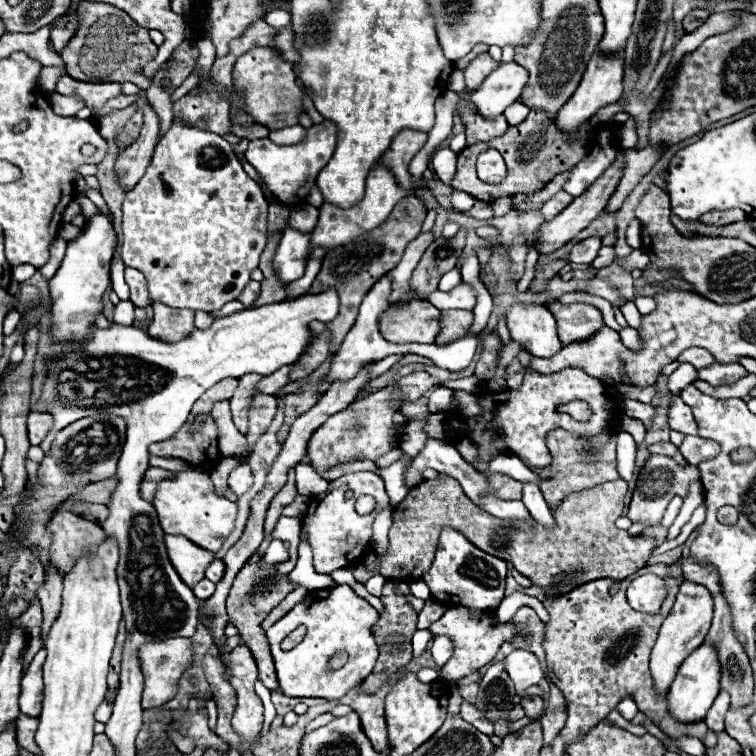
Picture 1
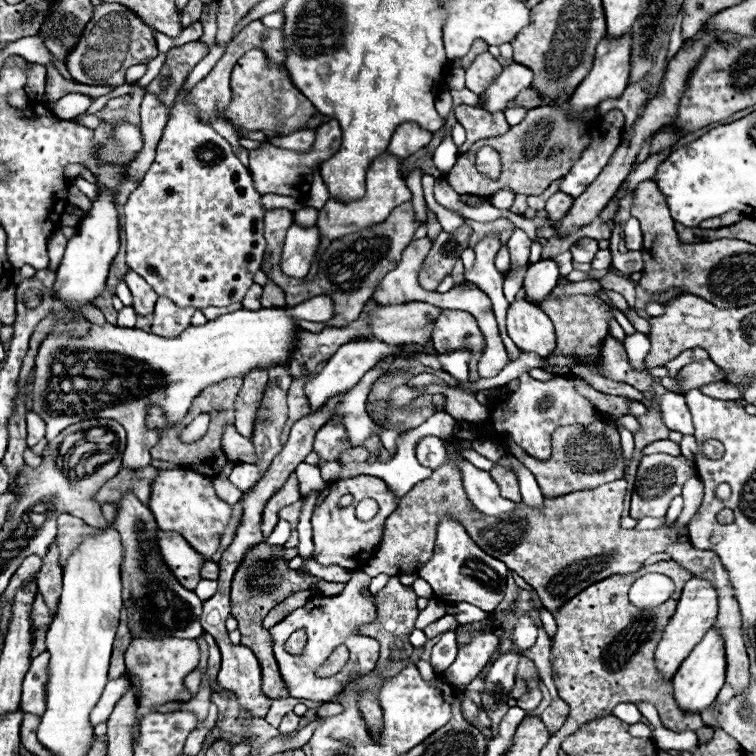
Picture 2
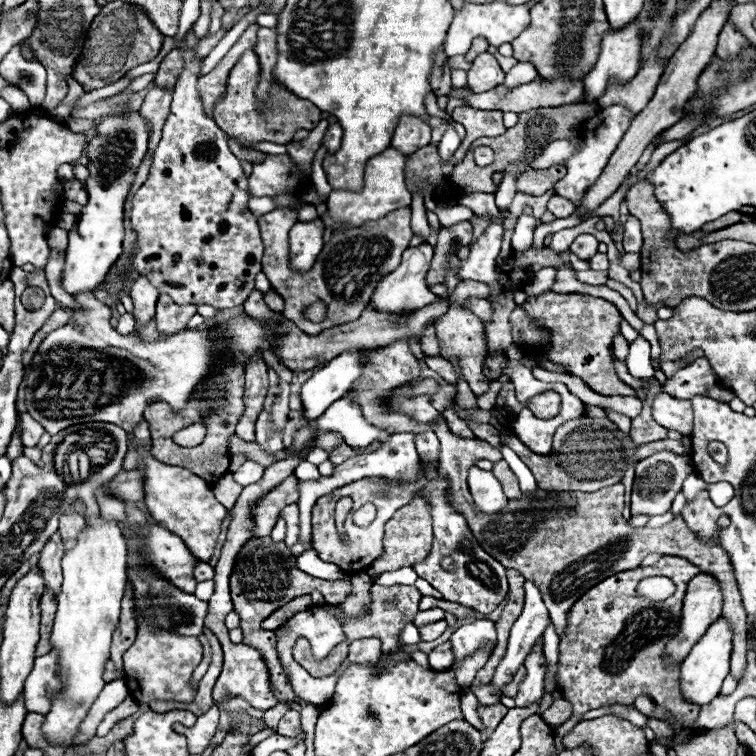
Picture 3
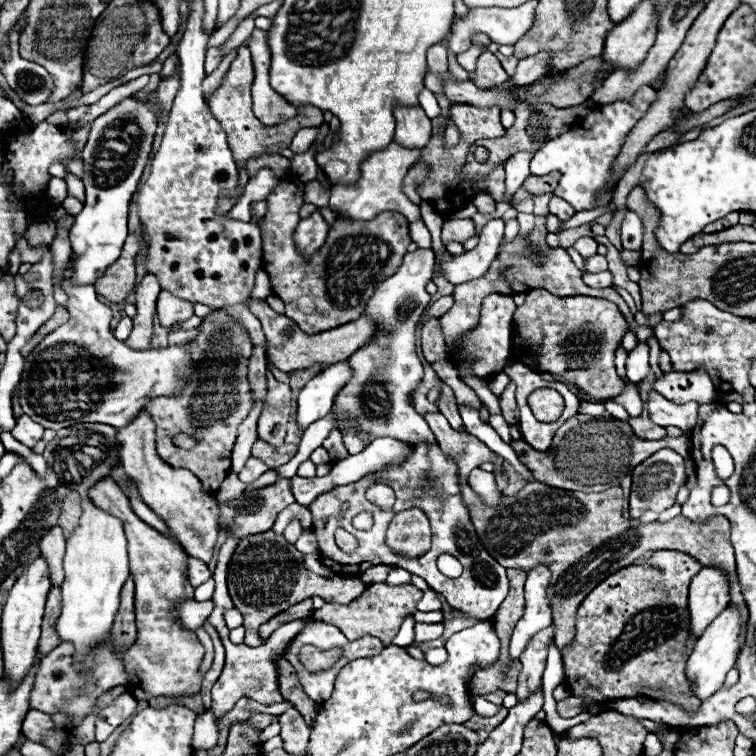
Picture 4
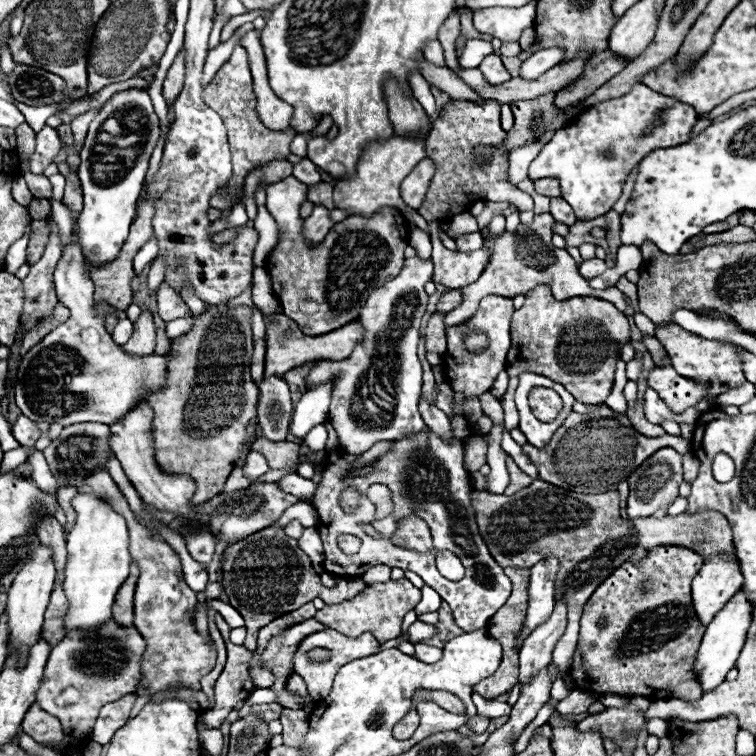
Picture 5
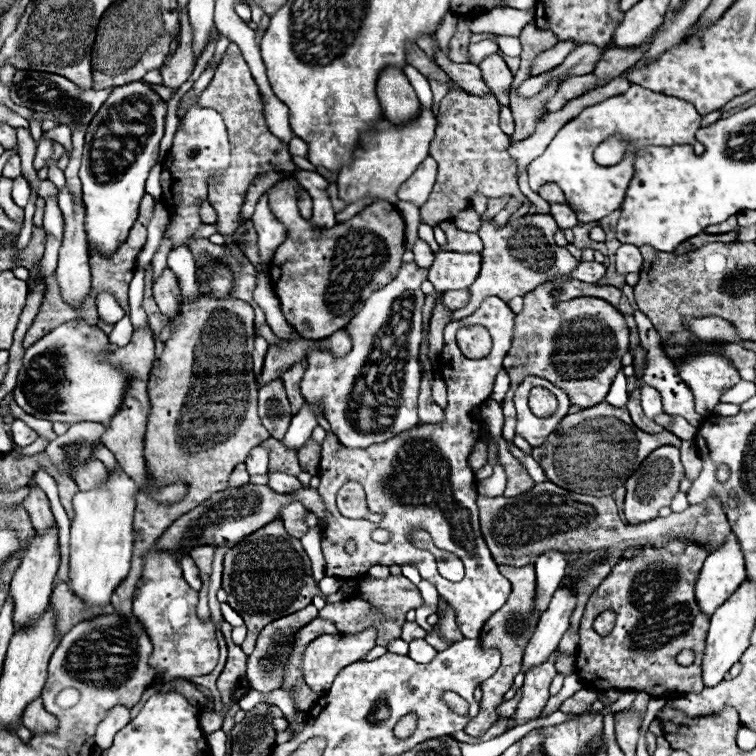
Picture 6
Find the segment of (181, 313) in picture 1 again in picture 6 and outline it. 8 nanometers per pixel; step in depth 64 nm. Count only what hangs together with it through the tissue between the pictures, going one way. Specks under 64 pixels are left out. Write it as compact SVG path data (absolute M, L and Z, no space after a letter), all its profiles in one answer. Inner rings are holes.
M168 266L158 276L158 280L154 282L152 292L154 292L154 300L160 306L162 314L168 318L176 316L178 306L180 306L180 298L182 298L180 296L180 280Z

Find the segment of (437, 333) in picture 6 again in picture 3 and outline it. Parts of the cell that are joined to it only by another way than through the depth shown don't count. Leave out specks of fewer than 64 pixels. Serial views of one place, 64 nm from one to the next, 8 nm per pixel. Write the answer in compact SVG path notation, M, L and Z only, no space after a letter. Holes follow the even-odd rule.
M430 322L420 338L420 344L422 344L422 350L426 356L434 358L434 356L440 356L440 344L438 344L438 338L436 338L436 330L434 330L434 322Z

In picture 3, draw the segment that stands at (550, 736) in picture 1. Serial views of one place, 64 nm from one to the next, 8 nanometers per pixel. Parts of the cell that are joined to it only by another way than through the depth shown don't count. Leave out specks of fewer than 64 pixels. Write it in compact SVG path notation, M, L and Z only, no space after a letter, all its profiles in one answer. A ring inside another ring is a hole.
M564 698L554 700L554 704L552 704L548 710L544 710L544 714L542 714L544 722L550 724L552 728L554 728L554 726L560 726L560 724L566 722L570 716L572 716L572 702L568 702L568 700L564 700Z

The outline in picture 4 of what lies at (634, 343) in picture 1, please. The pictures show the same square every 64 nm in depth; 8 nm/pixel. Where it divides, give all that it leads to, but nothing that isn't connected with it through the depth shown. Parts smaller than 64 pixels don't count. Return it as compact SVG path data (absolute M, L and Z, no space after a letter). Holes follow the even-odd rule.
M638 342L638 346L628 354L628 364L626 364L626 376L630 382L638 384L642 378L648 376L650 364L648 364L648 344Z

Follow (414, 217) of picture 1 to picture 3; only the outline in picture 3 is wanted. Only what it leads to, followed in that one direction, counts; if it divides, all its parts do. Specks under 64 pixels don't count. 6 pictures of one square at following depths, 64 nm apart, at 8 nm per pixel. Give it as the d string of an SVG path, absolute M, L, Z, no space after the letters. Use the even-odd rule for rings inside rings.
M282 192L274 196L274 200L276 200L276 208L264 214L258 220L258 224L262 230L262 242L264 242L262 272L268 276L272 288L286 302L282 316L296 322L298 328L302 328L308 334L320 334L322 330L332 328L336 324L356 320L364 312L366 304L370 302L374 286L384 276L388 276L388 272L394 272L400 266L400 256L412 240L410 212L396 210L396 212L386 214L380 220L372 220L358 228L332 232L330 242L324 244L314 266L308 272L296 272L290 268L290 262L288 262L290 260L288 232L292 228L292 222L298 222L298 210L294 208L294 202L298 202L298 196L294 192ZM318 300L326 304L328 314L322 322L312 322L310 318L304 316L302 308Z

